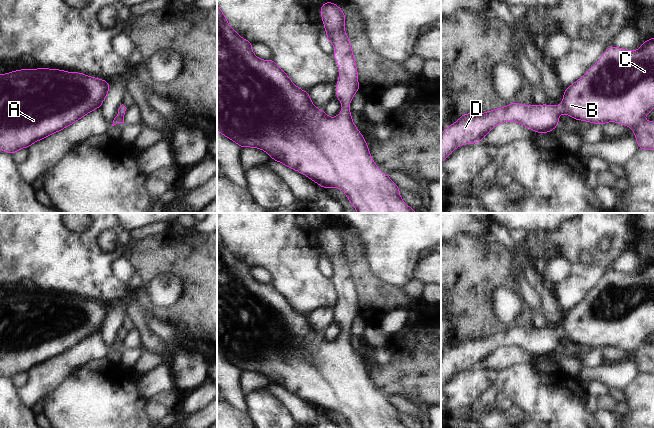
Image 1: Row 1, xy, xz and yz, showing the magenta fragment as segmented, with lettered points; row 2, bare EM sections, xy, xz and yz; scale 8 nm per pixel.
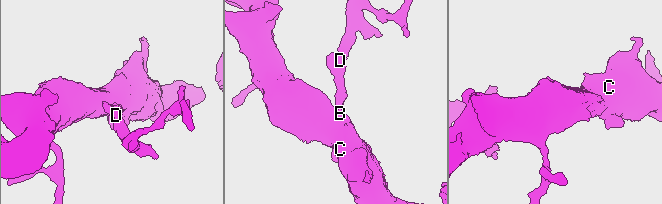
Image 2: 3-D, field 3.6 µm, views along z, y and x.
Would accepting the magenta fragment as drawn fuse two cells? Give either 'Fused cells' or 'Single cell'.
Single cell.

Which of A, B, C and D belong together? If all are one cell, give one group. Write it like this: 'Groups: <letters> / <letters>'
Groups: A B C D.

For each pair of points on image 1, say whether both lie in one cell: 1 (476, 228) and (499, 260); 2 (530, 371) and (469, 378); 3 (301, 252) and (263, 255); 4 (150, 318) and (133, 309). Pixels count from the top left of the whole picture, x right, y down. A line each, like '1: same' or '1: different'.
1: different
2: different
3: same
4: different

